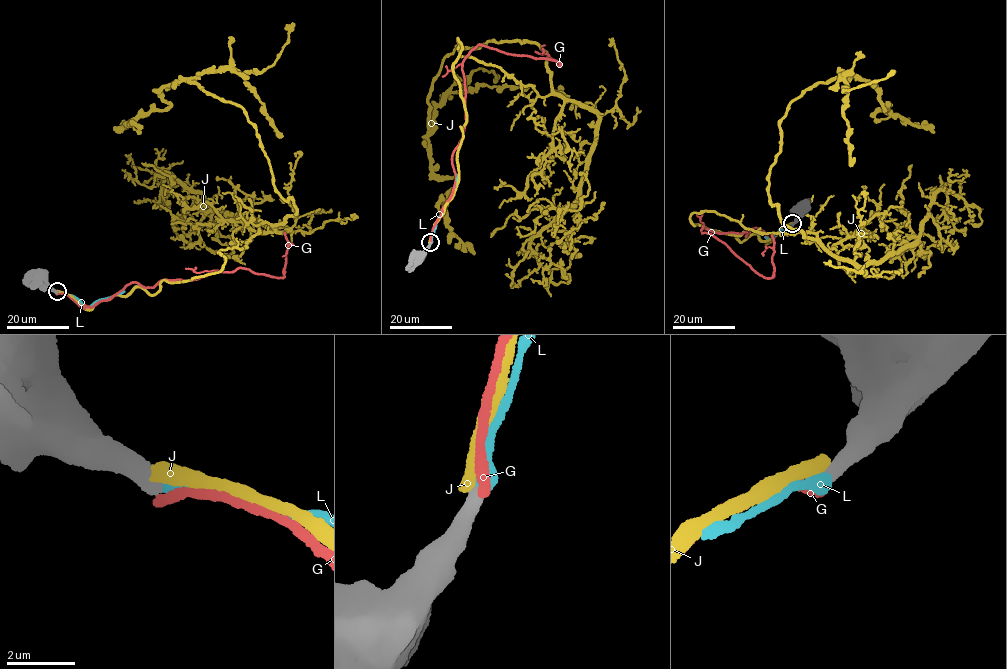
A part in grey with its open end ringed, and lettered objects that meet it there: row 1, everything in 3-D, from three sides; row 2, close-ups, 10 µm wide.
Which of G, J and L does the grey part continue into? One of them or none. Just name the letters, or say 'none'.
J

